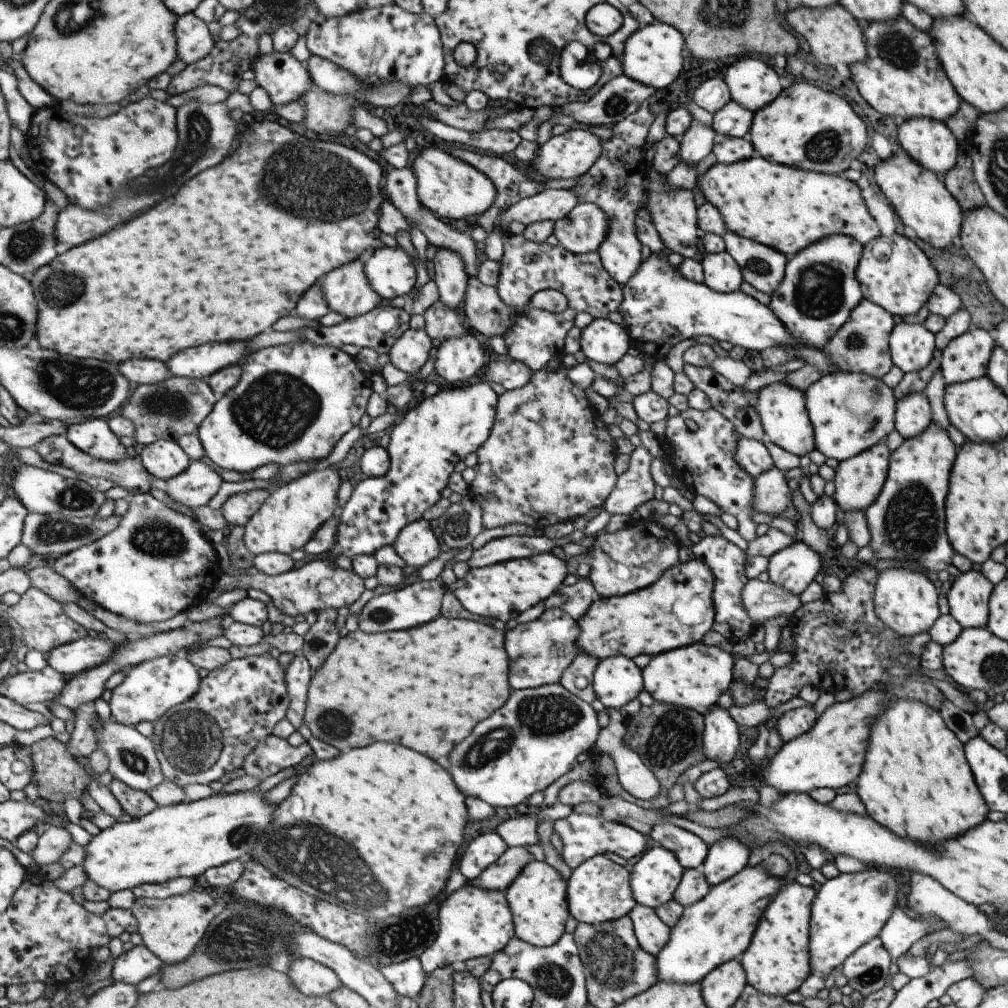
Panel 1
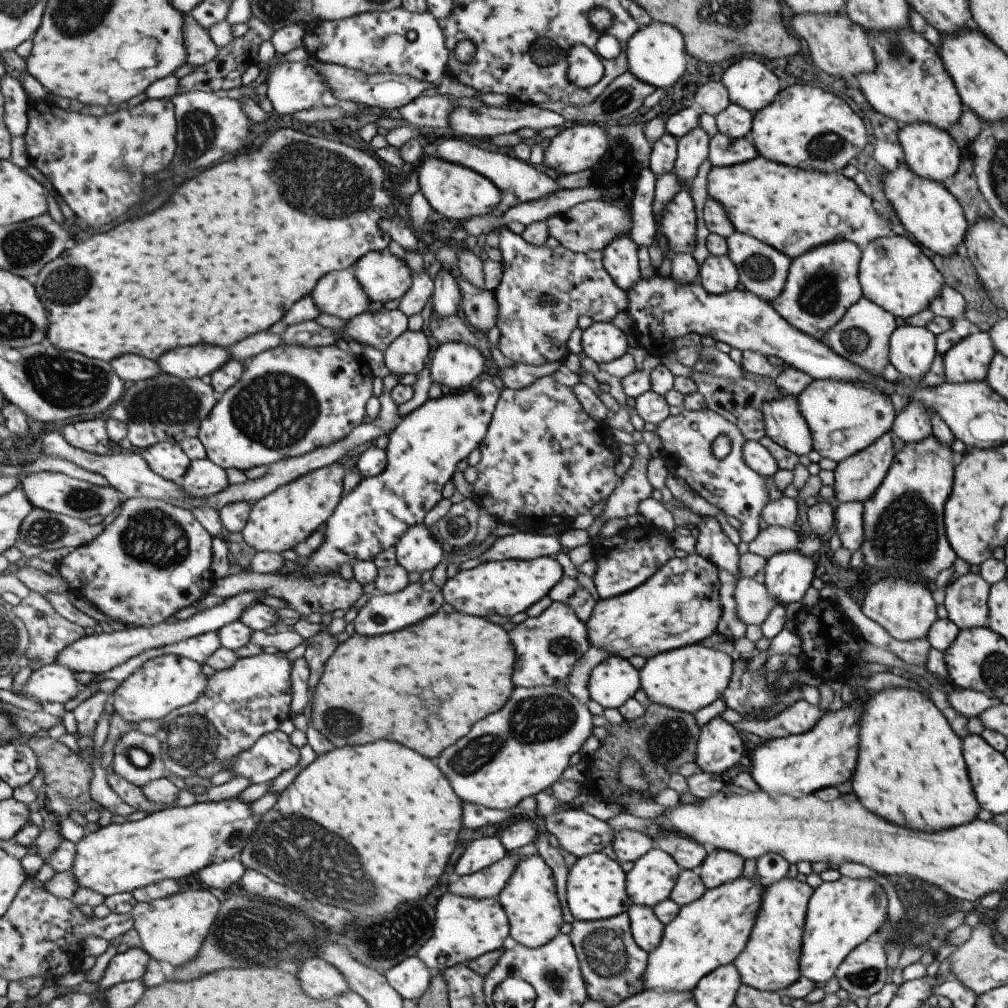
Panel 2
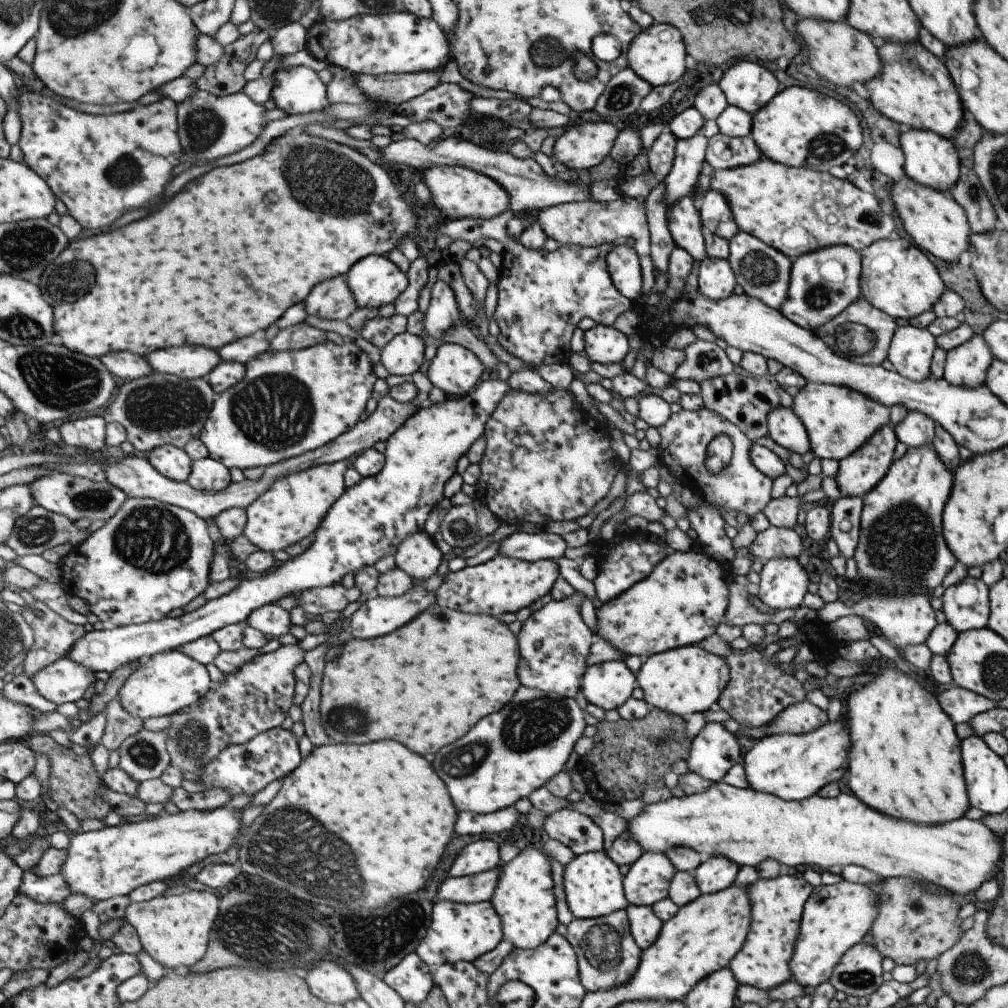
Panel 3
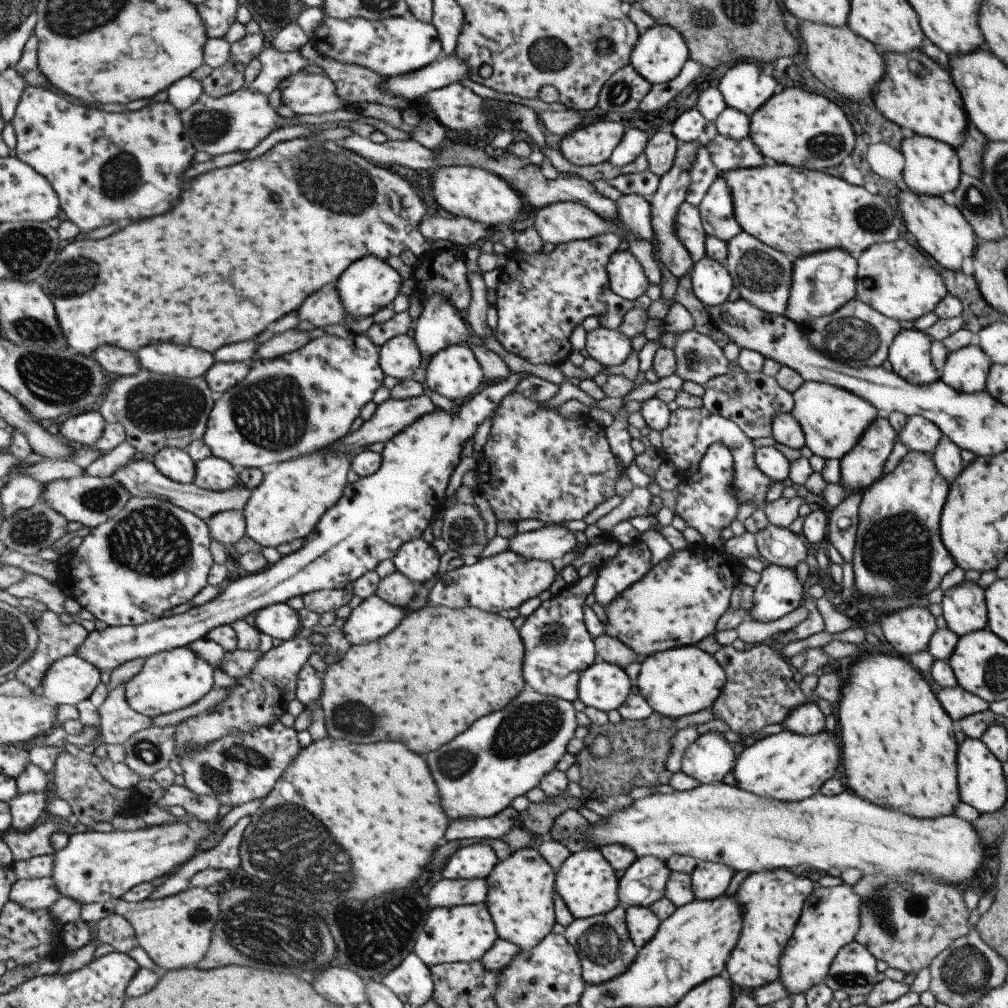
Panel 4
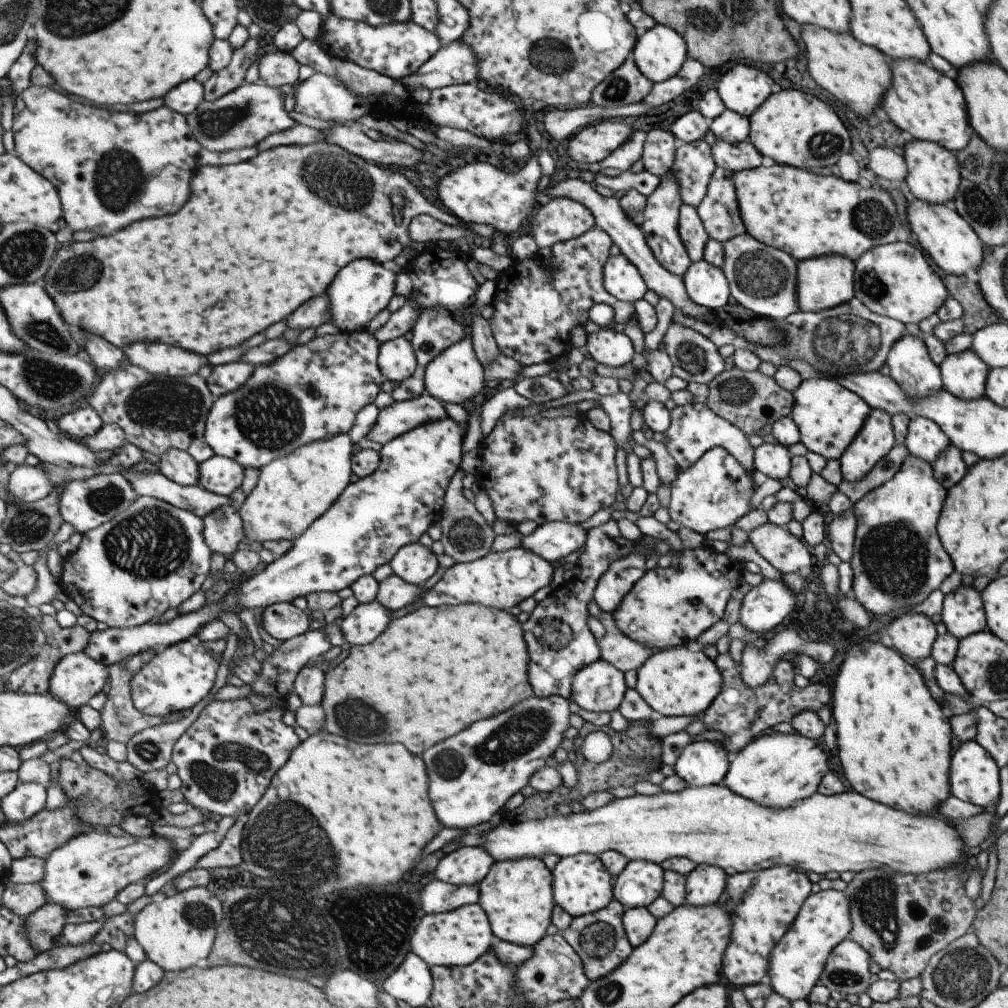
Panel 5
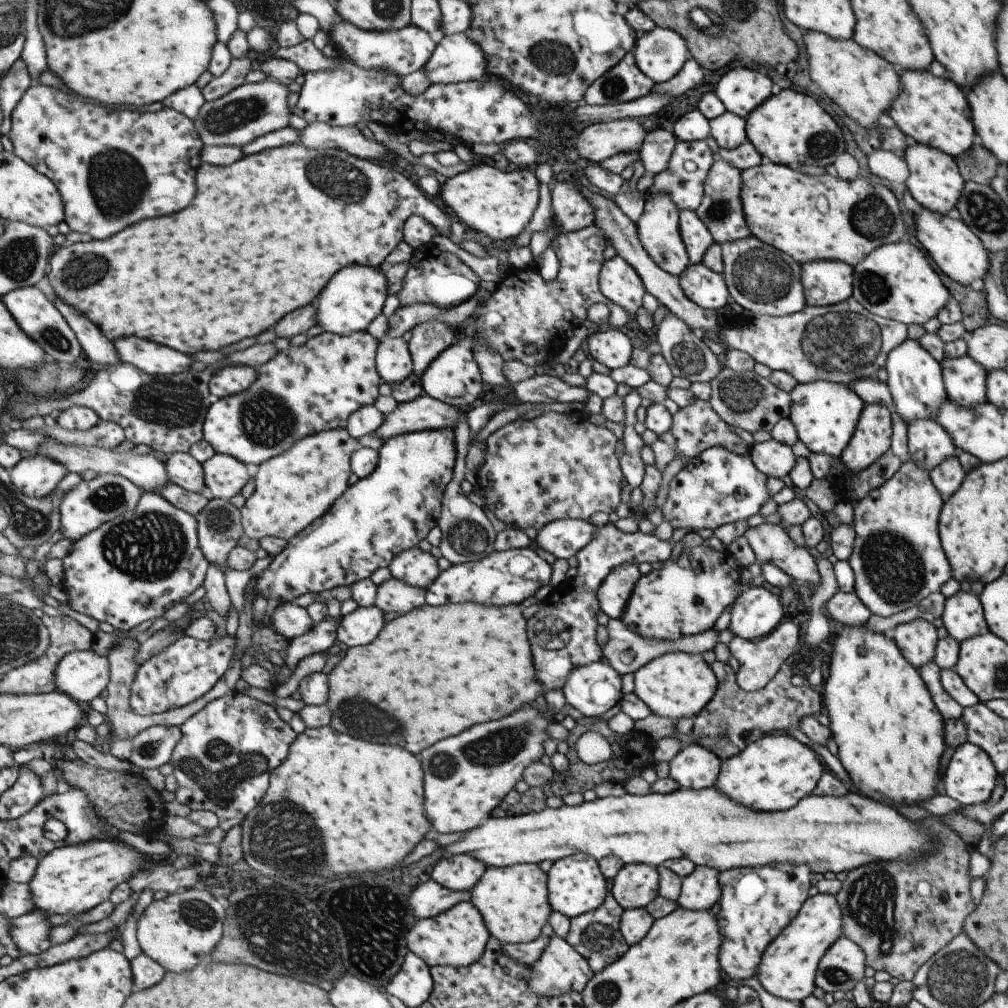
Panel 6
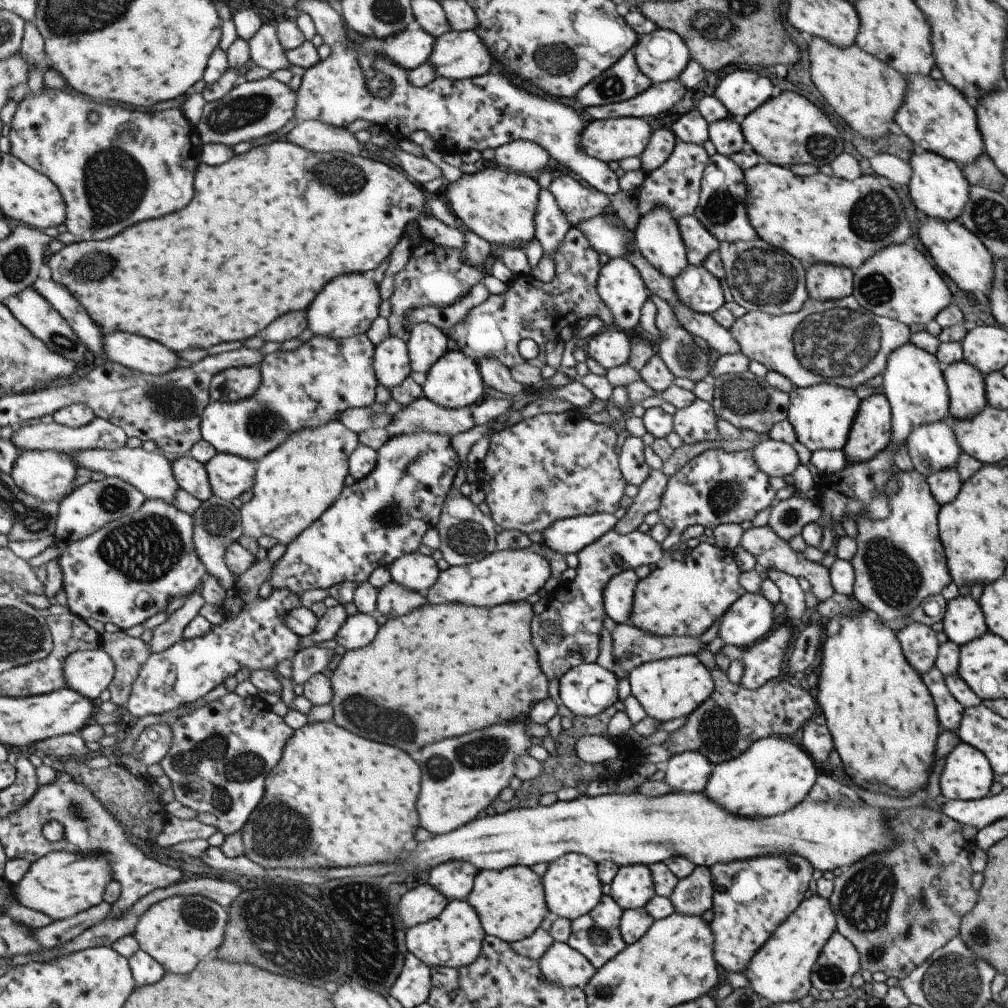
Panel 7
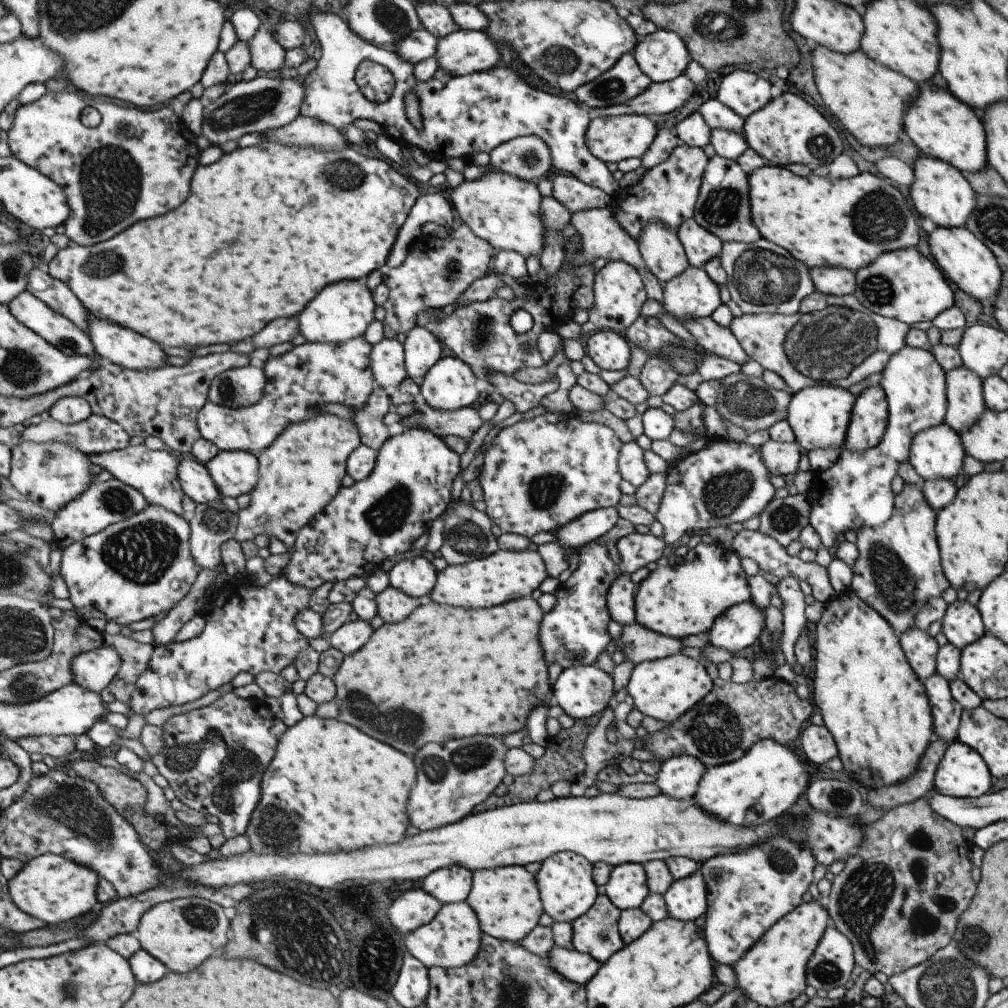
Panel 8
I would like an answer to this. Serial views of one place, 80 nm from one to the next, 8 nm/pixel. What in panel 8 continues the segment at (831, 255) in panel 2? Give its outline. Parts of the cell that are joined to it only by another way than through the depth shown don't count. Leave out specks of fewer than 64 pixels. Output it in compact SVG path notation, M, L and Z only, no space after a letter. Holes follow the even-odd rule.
M823 266L809 269L816 292L841 297L855 291L854 273L838 267Z

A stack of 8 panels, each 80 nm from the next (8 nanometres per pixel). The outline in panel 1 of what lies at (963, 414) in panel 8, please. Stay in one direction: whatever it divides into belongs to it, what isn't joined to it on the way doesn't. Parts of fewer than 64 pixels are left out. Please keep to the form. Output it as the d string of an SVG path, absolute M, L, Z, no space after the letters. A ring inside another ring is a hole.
M975 327L950 340L940 356L944 382L952 385L985 375L994 346L993 334Z

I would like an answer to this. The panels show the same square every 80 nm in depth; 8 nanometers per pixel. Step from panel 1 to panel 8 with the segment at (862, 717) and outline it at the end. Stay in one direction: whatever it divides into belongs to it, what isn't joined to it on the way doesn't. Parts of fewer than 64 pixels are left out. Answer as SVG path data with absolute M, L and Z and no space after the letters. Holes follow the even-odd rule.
M772 739L759 740L738 760L707 767L697 780L697 790L691 800L703 812L729 826L755 828L781 816L805 792L810 776L805 765L790 747Z

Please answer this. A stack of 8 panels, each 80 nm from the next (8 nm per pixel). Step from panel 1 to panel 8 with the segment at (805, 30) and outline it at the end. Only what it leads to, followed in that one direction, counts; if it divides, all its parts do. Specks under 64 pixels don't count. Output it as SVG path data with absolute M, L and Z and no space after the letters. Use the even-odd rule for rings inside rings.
M815 46L811 52L811 66L814 84L823 104L859 144L884 149L897 142L899 132L904 132L903 114L906 114L907 108L913 104L913 100L919 94L917 83L897 71L873 62L861 52L861 49L851 52L851 54L839 54L827 50L825 46Z

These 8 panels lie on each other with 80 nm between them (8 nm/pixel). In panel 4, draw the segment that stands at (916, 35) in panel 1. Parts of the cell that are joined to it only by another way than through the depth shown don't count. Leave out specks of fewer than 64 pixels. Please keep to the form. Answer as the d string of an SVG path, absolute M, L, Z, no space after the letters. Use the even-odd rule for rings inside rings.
M918 50L905 54L881 51L881 56L885 72L870 92L873 106L902 129L940 140L953 148L962 144L968 123L960 94L953 86L947 69Z

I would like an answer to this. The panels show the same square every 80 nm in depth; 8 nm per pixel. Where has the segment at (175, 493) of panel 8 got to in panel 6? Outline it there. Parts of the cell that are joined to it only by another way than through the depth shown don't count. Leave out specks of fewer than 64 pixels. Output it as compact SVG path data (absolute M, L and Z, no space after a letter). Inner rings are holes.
M47 442L47 444L43 444L43 446L39 446L37 453L43 454L43 456L49 456L49 458L55 458L55 462L65 464L70 472L79 474L85 472L85 470L92 470L99 475L117 474L125 476L135 486L140 486L144 493L157 494L171 482L166 462L161 462L153 454L138 455L129 451L113 452L113 450L98 447L65 446L65 444L59 444L59 442Z

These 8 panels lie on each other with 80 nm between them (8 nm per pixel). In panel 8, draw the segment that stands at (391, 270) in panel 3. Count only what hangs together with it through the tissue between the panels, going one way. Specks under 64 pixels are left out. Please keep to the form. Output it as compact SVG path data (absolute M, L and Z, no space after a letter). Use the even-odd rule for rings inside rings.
M364 280L337 282L327 286L298 316L299 332L307 343L345 343L367 333L375 321L375 310L377 304L373 292L365 286Z

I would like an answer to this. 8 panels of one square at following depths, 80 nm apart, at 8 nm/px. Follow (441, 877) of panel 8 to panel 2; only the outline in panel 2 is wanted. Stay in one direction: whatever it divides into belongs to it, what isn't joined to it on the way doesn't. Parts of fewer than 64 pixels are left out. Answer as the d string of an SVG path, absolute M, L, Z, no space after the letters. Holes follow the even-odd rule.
M499 833L490 838L475 840L467 846L460 856L454 872L459 877L470 876L493 866L506 858L506 846Z

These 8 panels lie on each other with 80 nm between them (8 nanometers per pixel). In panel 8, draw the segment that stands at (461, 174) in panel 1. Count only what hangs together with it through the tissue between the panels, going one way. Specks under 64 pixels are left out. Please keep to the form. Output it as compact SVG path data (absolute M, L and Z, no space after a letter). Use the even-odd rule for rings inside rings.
M490 171L478 180L463 181L452 190L449 198L463 223L479 238L487 240L498 252L519 252L519 256L525 260L531 254L540 258L545 226L539 212L541 196L531 182L519 180L513 174Z

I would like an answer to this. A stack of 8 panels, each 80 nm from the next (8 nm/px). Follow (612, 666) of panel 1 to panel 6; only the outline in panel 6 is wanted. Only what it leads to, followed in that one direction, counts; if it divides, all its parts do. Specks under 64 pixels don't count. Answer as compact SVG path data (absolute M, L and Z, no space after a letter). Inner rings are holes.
M593 662L570 668L565 683L560 687L567 704L578 710L583 717L600 717L620 702L622 698L620 675L608 664Z

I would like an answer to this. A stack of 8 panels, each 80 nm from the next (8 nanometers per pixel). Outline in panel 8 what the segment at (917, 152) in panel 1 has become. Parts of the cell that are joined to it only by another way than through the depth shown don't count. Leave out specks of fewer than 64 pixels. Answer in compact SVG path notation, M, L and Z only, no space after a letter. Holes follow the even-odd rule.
M921 154L914 162L912 172L915 180L909 186L909 196L919 216L929 219L935 227L963 228L976 200L964 175L931 156Z

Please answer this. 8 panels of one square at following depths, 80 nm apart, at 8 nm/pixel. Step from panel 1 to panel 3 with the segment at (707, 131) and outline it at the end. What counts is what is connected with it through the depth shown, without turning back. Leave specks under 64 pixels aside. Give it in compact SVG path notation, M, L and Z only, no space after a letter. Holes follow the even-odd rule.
M699 131L691 138L677 139L674 147L674 158L671 169L663 178L663 202L667 202L665 208L673 206L685 196L692 196L695 182L699 177L699 168L703 164L707 139Z

